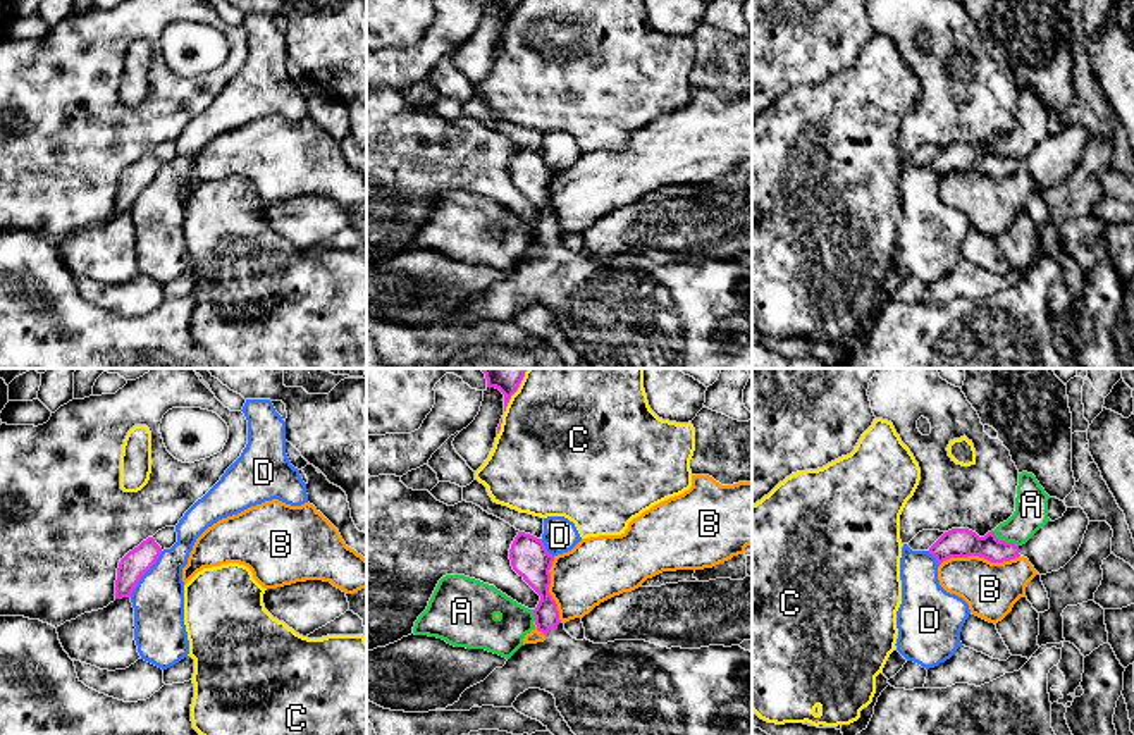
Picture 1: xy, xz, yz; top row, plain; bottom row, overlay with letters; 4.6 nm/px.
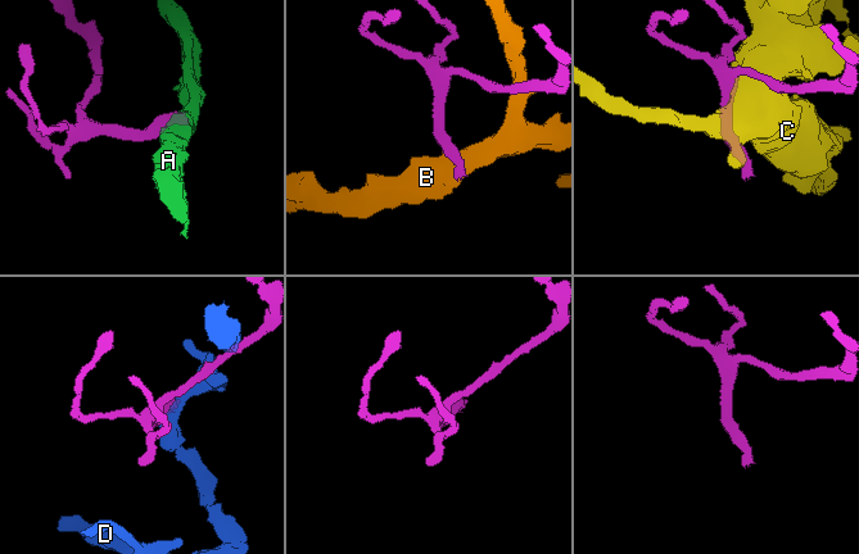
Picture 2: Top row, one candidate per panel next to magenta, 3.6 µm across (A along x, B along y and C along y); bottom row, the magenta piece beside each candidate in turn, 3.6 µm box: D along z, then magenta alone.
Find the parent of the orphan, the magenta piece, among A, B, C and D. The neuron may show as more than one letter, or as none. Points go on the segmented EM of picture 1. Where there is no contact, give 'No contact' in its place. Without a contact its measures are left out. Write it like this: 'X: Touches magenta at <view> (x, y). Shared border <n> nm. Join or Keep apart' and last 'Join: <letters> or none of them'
A: Touches magenta at yz (1004, 541). Shared border 150 nm. Keep apart
B: Touches magenta at yz (979, 556). Shared border 380 nm. Keep apart
C: Touches magenta at xz (517, 389). Shared border 240 nm. Keep apart
D: Touches magenta at xy (145, 572). Shared border 260 nm. Keep apart
Join: none of them

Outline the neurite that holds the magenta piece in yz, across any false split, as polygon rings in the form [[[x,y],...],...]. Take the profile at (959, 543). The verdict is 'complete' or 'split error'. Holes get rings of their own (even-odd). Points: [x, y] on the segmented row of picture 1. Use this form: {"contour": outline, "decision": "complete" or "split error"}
{"contour": [[[1067,508],[1062,518],[1048,522],[1026,544],[998,540],[995,532],[979,537],[969,528],[945,532],[929,553],[941,565],[950,558],[979,556],[991,563],[1003,563],[1024,556],[1039,575],[1058,571],[1079,551],[1089,518],[1082,508]]], "decision": "split error"}

